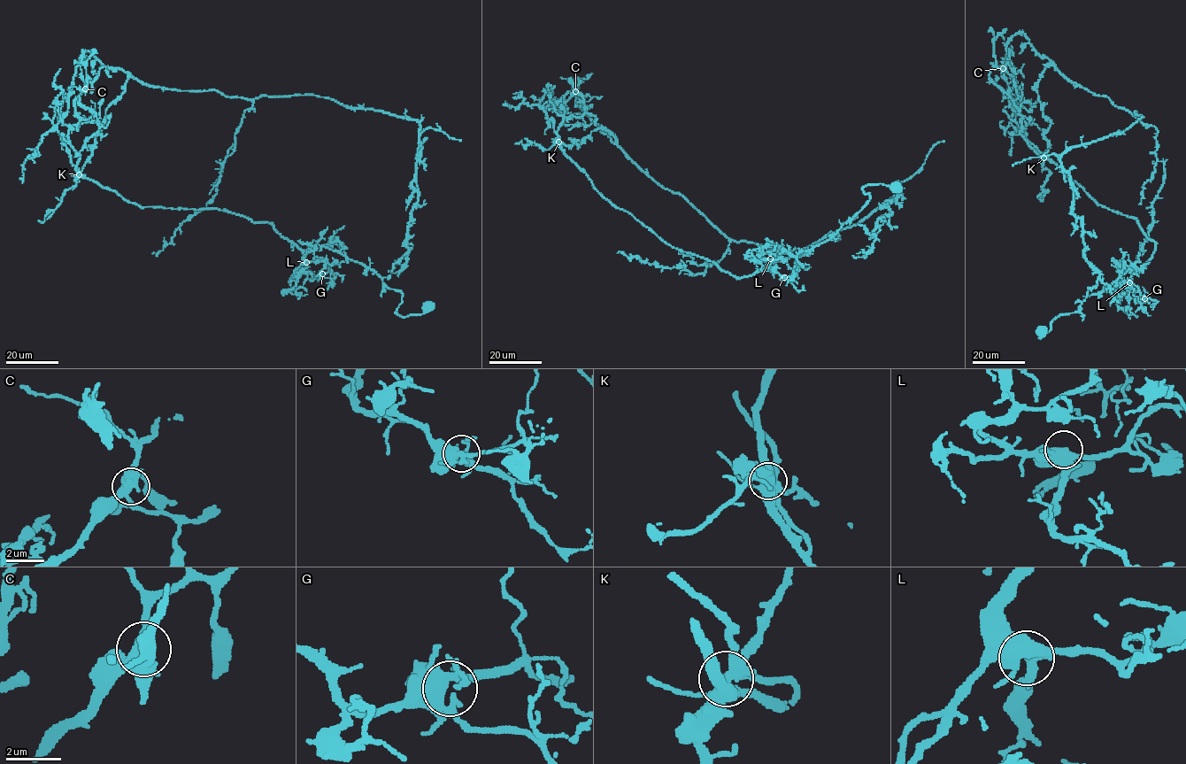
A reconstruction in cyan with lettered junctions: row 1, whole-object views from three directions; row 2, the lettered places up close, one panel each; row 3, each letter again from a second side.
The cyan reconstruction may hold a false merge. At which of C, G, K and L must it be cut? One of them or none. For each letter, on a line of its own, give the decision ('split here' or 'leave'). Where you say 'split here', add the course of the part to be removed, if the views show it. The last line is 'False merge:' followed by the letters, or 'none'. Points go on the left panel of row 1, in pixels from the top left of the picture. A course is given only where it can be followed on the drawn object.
C: leave
G: leave
K: split here | (78, 174), (128, 74), (250, 100), (312, 95), (414, 119), (421, 155), (409, 251), (401, 271), (388, 271)
L: leave
False merge: K

